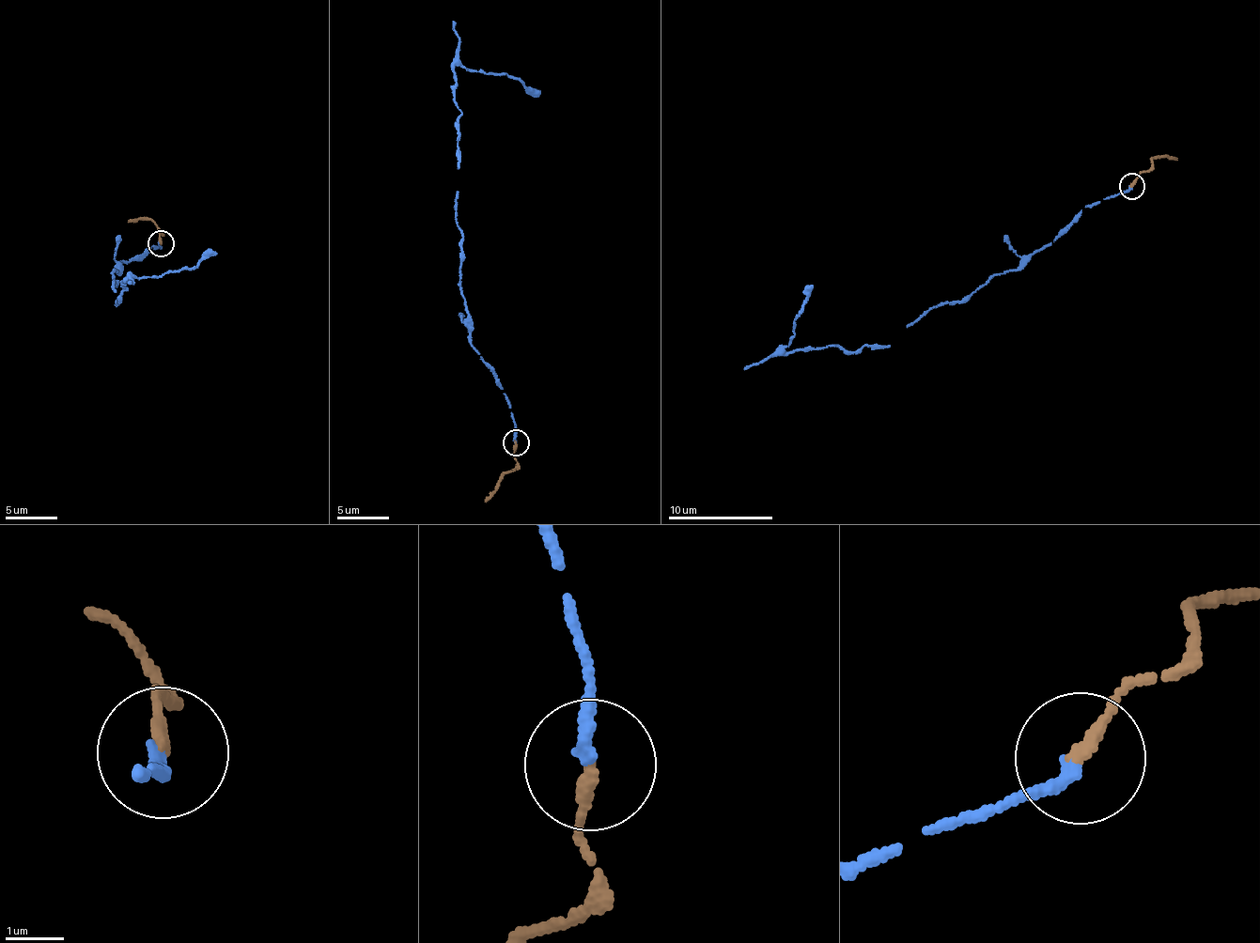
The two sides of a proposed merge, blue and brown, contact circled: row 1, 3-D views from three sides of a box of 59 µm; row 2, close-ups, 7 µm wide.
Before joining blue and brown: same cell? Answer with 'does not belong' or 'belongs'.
belongs

